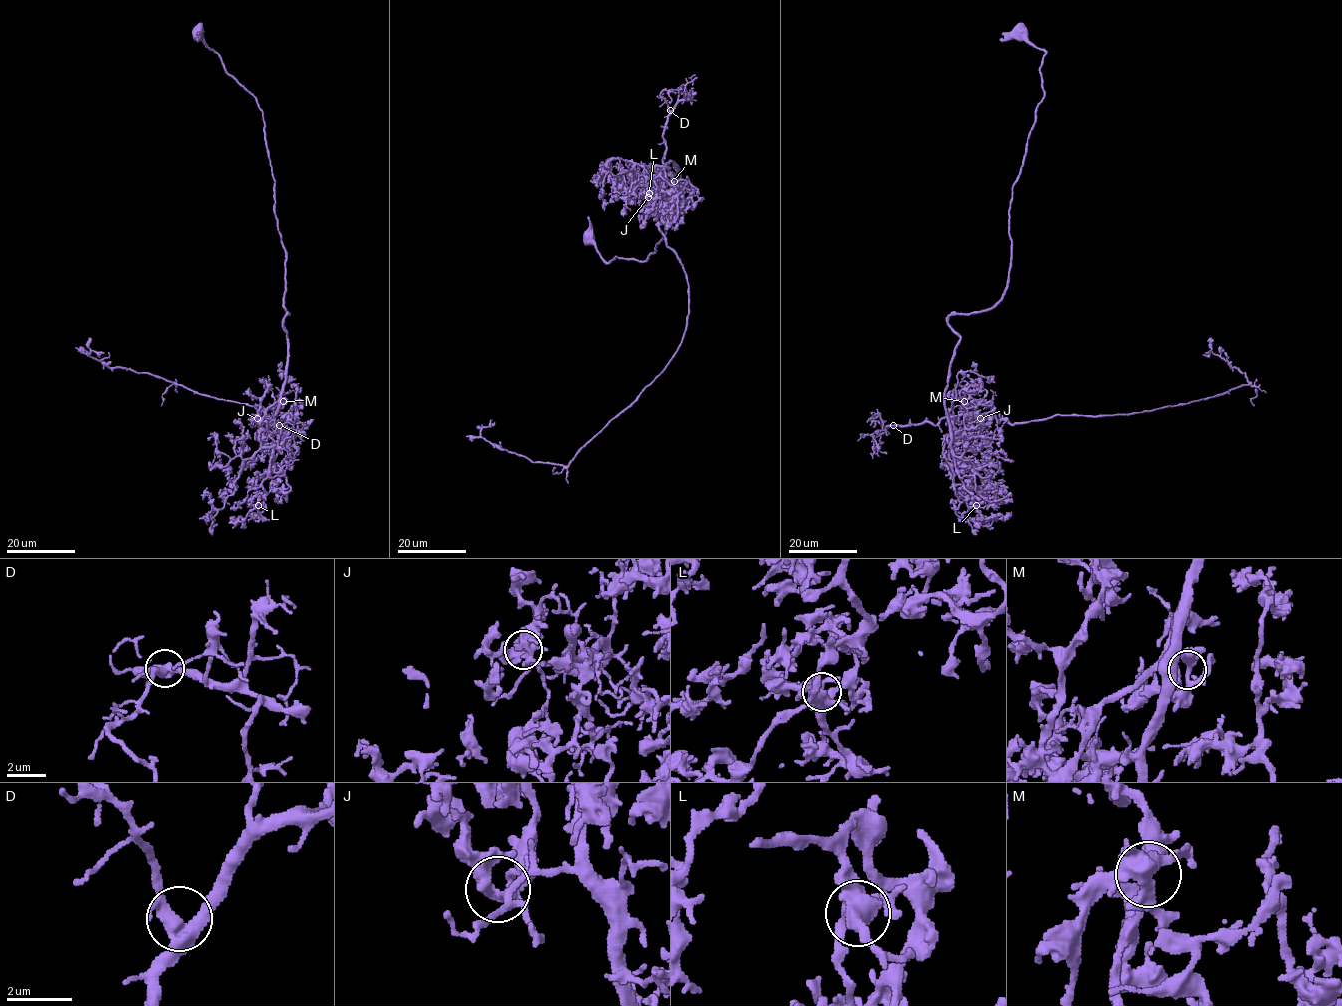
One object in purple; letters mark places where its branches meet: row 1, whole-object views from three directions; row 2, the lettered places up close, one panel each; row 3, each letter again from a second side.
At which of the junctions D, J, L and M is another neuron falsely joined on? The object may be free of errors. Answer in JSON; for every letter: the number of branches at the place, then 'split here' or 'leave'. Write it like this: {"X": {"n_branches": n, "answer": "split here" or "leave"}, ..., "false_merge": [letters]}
{"D": {"n_branches": 4, "answer": "leave"}, "J": {"n_branches": 5, "answer": "split here"}, "L": {"n_branches": 5, "answer": "leave"}, "M": {"n_branches": 4, "answer": "leave"}, "false_merge": ["J"]}

